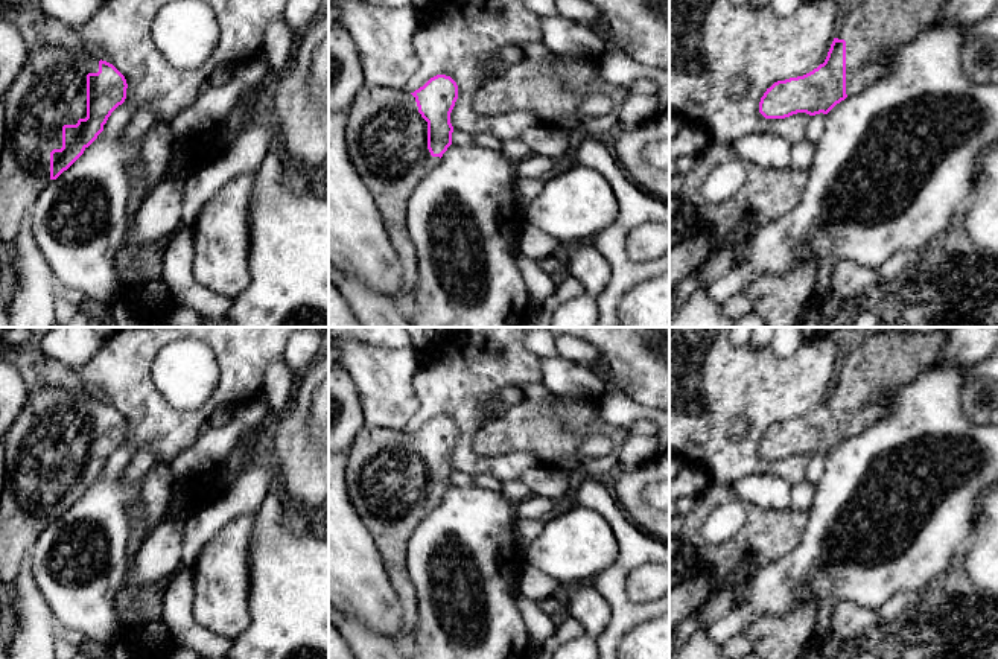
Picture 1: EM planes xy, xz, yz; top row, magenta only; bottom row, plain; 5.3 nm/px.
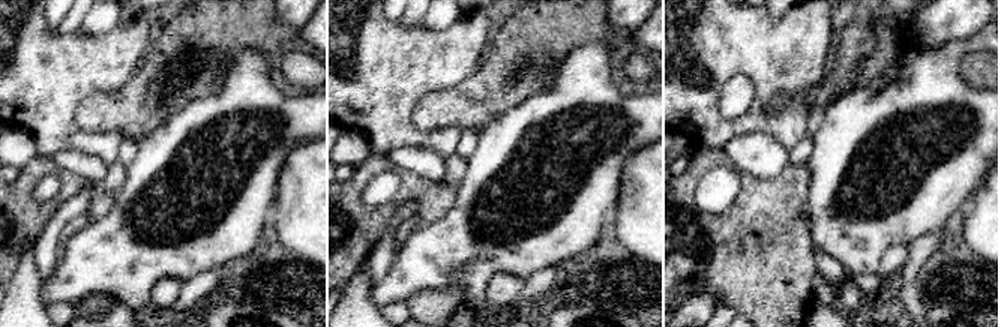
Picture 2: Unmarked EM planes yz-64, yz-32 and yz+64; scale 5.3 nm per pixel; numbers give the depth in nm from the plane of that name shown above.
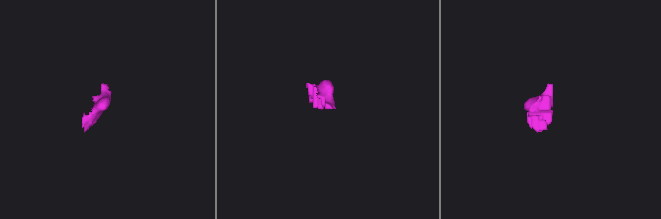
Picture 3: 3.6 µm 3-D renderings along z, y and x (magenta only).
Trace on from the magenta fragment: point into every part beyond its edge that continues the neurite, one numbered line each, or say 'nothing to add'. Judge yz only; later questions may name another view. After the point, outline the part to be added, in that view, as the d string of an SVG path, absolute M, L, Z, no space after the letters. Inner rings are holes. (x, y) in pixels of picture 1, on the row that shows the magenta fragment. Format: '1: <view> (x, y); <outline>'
1: yz (875, 29); M863 0L855 6L837 35L846 41L846 94L853 96L882 78L899 47L923 32L948 27L945 3L946 0Z

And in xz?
1: xz (387, 139); M365 84L347 111L347 151L373 195L399 257L403 289L417 288L417 250L408 233L408 201L441 158L427 149L427 122L403 88Z

